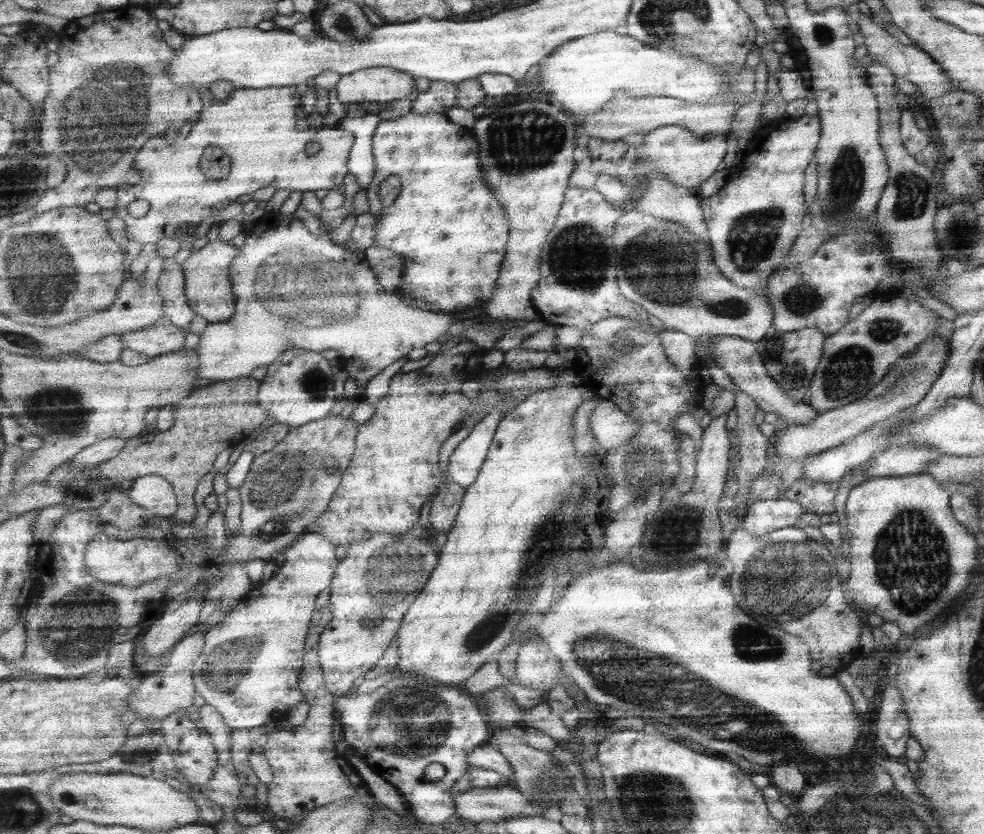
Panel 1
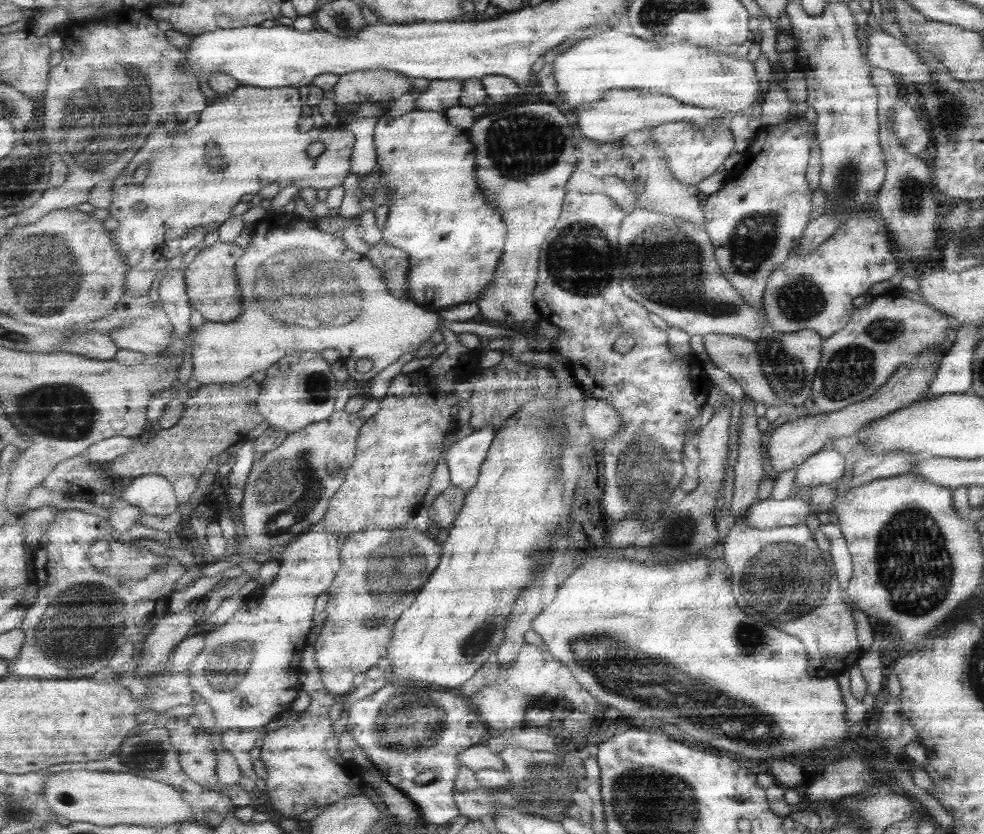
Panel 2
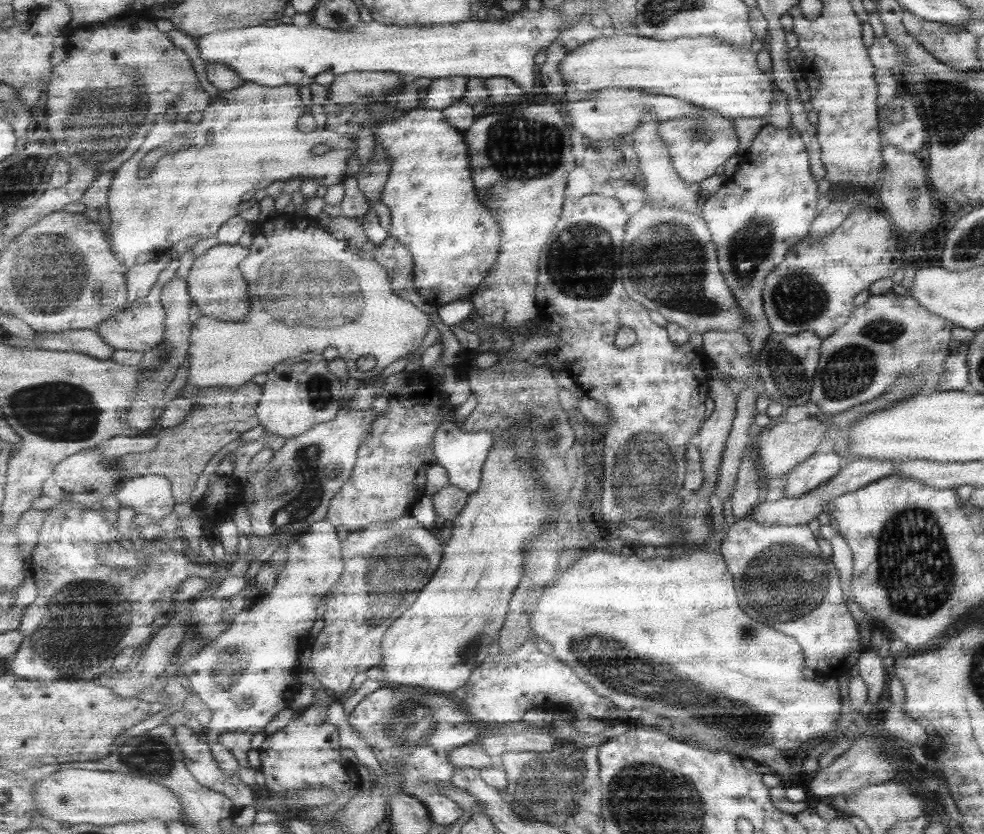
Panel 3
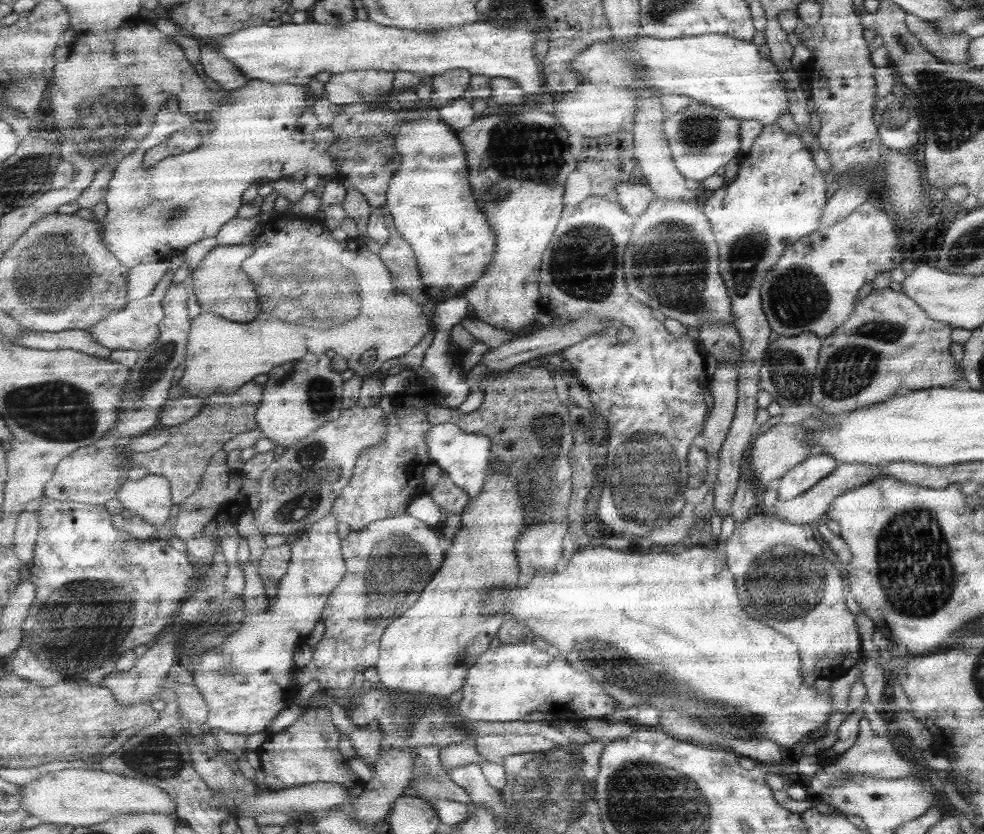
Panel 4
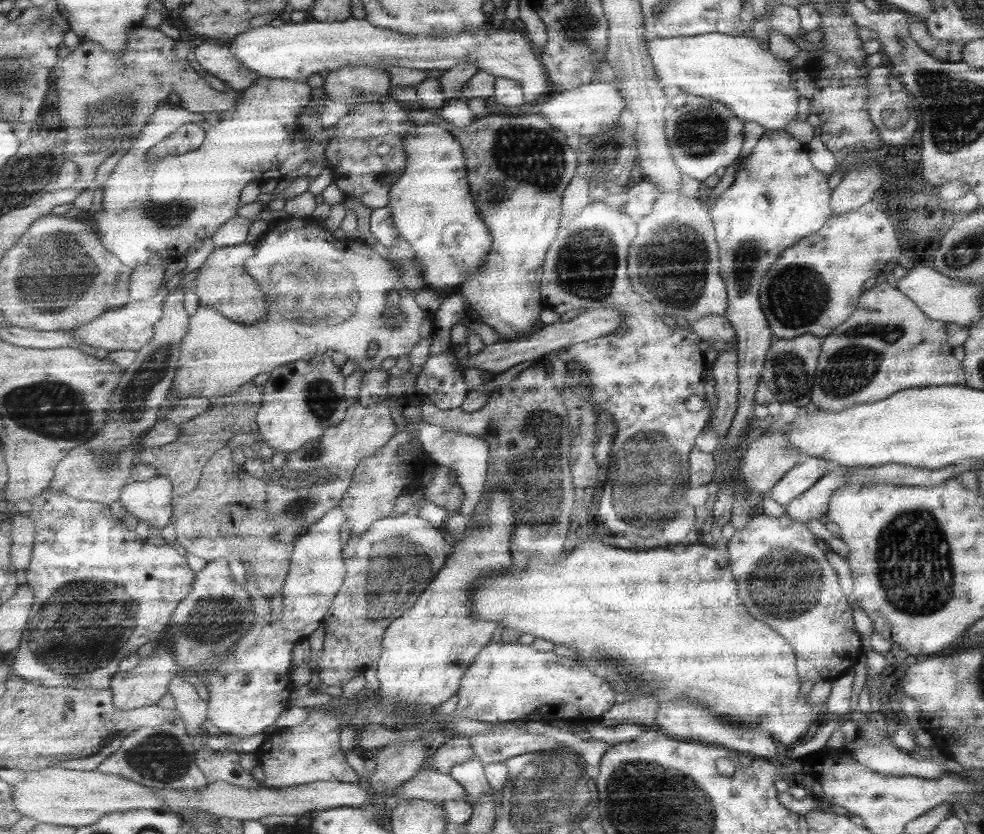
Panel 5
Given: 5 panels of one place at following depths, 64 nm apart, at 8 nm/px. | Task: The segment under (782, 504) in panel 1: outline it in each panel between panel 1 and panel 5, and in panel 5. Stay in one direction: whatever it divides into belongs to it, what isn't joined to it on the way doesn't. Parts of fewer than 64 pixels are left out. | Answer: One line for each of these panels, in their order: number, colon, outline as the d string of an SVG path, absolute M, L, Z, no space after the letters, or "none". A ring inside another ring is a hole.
2: M783 498L783 500L759 500L757 504L749 506L745 514L745 522L751 528L767 530L767 528L781 528L781 526L799 526L805 522L807 516L815 514L811 500L805 498Z
3: M849 460L843 462L843 466L839 468L839 472L825 484L819 484L817 488L805 492L799 498L781 498L781 500L773 500L773 502L765 502L759 504L757 508L753 508L751 518L757 522L765 522L765 524L785 524L785 526L801 526L801 524L809 524L811 520L815 520L827 506L827 502L835 500L841 494L859 490L871 482L877 482L879 478L889 478L893 474L893 464L895 462L879 462L879 460Z
4: M837 464L837 468L829 474L823 476L815 486L811 486L807 492L803 492L801 496L795 496L791 500L785 502L775 502L775 512L769 516L777 516L787 520L789 524L811 524L811 522L819 522L823 514L827 514L829 504L833 502L833 498L837 498L841 492L869 484L871 480L875 480L879 476L879 466L863 466L863 464Z
5: M833 466L831 474L821 476L811 488L807 488L799 498L791 500L791 504L785 506L785 516L789 516L795 522L811 522L811 520L819 520L821 514L827 512L829 508L829 498L831 494L845 486L845 474L851 468L841 468L841 466Z

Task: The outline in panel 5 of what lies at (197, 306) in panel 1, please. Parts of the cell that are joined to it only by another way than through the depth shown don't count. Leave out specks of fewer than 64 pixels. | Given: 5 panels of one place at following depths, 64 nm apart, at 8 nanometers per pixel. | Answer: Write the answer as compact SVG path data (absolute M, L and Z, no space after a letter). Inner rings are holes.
M249 244L215 250L207 258L207 262L203 264L199 272L199 278L195 280L197 296L201 302L199 306L209 306L211 310L217 310L223 318L243 324L243 326L263 324L271 310L271 302L267 294L263 292L261 284L247 270L247 262L255 258L257 254L259 254L259 246L249 246Z

